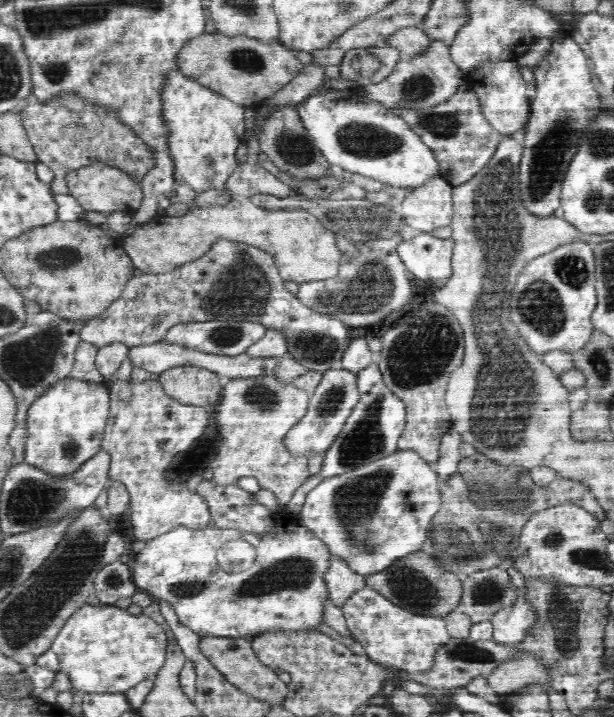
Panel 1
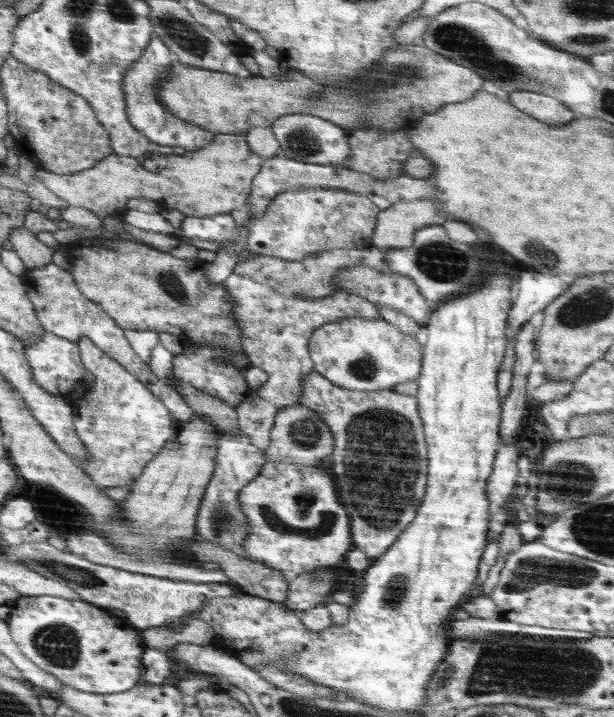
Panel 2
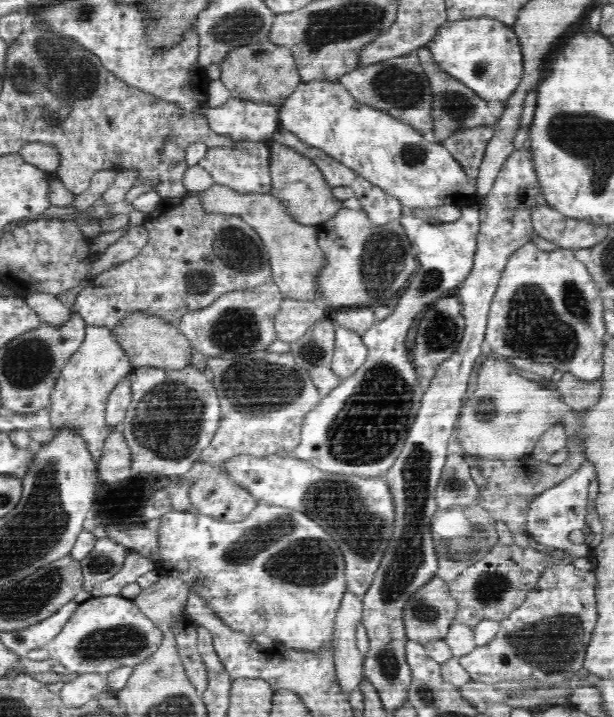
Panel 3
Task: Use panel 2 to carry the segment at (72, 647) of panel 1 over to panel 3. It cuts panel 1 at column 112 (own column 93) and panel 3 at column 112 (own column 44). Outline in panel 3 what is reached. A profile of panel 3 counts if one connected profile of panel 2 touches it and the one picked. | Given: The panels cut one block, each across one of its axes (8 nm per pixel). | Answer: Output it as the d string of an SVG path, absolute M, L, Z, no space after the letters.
M121 595L90 597L79 599L79 605L64 628L48 643L45 650L51 660L56 660L69 670L69 675L77 676L95 672L107 676L108 672L142 664L160 648L164 635L150 621L132 599Z

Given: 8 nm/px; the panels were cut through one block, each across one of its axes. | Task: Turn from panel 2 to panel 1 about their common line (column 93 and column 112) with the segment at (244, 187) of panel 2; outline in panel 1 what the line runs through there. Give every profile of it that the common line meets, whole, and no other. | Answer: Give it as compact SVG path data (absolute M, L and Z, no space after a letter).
M104 162L72 170L65 176L67 190L77 203L86 211L109 214L114 211L133 213L139 209L143 199L142 181L133 179L127 172Z

